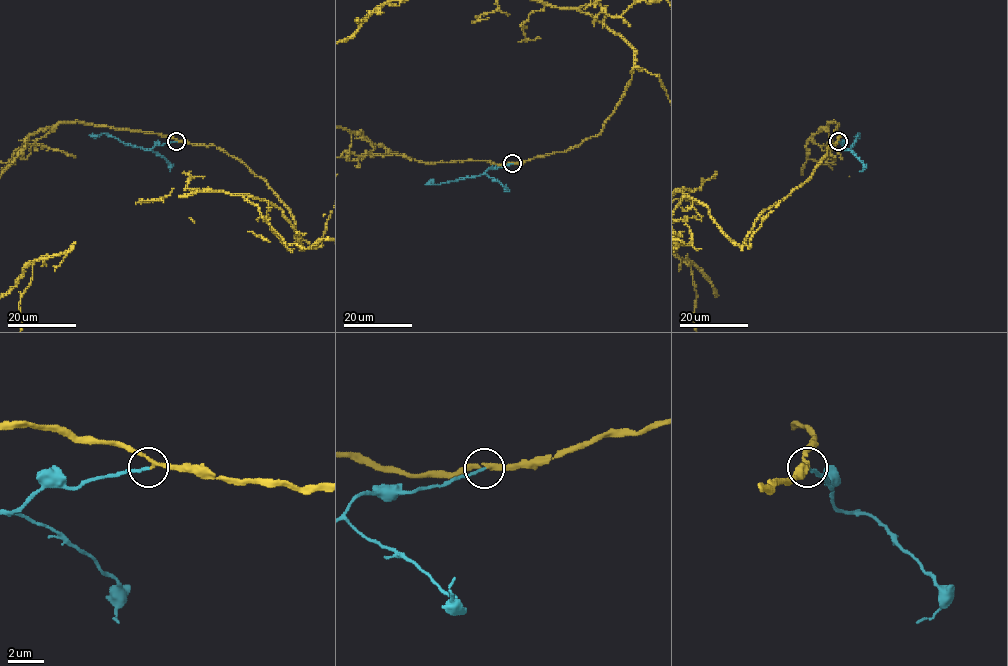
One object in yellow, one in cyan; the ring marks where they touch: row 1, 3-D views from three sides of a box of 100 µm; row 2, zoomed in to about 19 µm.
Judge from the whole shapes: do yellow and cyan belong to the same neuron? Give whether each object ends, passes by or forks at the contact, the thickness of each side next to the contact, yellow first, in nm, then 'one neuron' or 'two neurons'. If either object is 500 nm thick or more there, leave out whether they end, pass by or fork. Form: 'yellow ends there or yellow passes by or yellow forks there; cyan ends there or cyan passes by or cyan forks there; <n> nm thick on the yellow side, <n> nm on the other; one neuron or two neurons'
yellow passes by; cyan ends there; 190 nm thick on the yellow side, 170 nm on the other; one neuron

